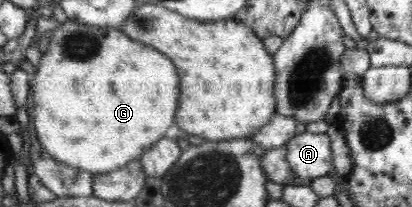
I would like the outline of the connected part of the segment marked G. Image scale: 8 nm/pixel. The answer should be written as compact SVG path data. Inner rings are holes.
M68 20L64 24L61 24L55 29L50 30L50 42L48 44L48 48L46 48L46 52L42 53L40 63L29 79L29 94L31 94L31 98L28 99L28 108L30 112L31 123L34 123L35 135L39 140L40 146L42 146L43 149L50 156L52 156L52 158L55 158L60 162L64 162L64 164L70 164L70 166L80 166L82 170L87 170L88 172L93 172L95 174L110 172L117 169L118 167L123 167L125 164L130 163L131 160L138 159L139 156L144 154L144 152L146 152L155 142L158 142L158 140L164 137L165 132L175 124L178 95L180 94L181 90L179 89L179 76L178 71L176 70L176 65L171 60L168 60L168 58L170 57L166 56L164 52L157 50L156 48L152 48L151 46L146 46L137 40L132 40L129 36L126 36L121 31L121 29L114 27L97 27Z

